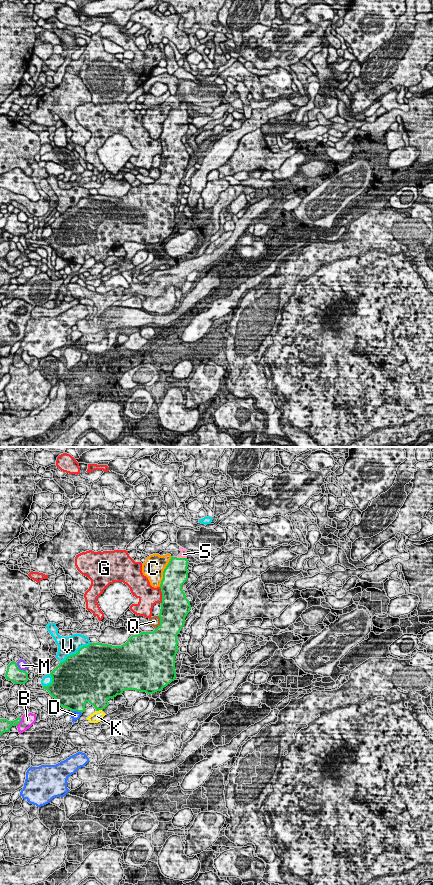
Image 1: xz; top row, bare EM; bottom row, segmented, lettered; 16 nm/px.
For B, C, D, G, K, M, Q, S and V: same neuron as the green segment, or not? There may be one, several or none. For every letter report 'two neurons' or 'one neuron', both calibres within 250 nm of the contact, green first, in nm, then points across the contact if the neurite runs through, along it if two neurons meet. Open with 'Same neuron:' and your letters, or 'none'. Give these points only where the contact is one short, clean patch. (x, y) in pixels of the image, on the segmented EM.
Same neuron: S
B: two neurons; calibres 190 and 220 nm
C: two neurons; calibres 400 and 340 nm
D: two neurons; calibres 480 and 140 nm
G: two neurons; calibres 420 and 320 nm
K: two neurons; calibres 380 and 180 nm
M: two neurons; calibres 240 and 160 nm
Q: two neurons; calibres 420 and 160 nm; border xz (159, 616), (159, 624), (155, 628)
S: one neuron; calibres 360 and 120 nm; way xz (176, 572), (181, 558), (183, 554)
V: two neurons; calibres 500 and 300 nm

